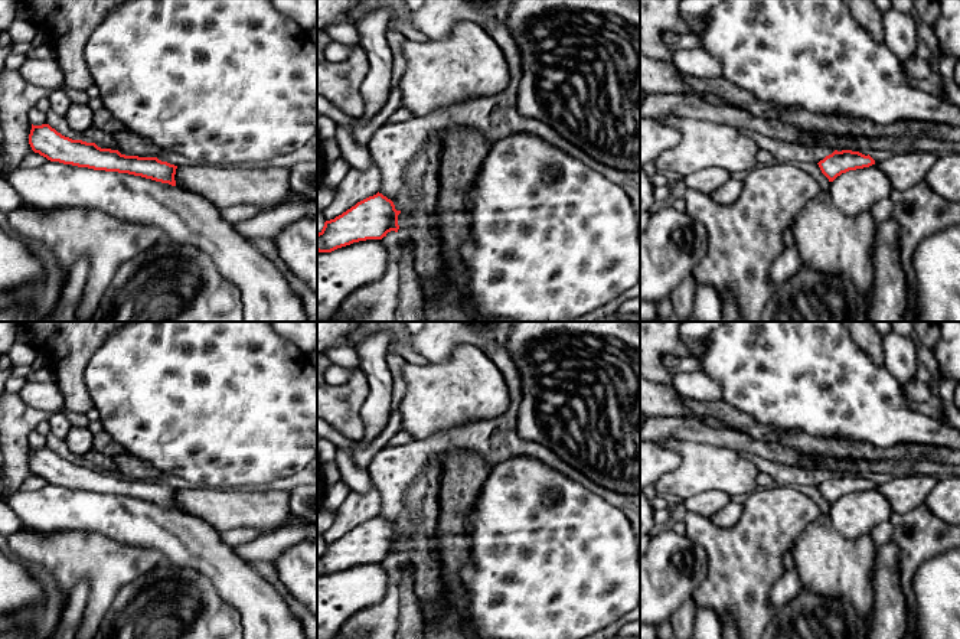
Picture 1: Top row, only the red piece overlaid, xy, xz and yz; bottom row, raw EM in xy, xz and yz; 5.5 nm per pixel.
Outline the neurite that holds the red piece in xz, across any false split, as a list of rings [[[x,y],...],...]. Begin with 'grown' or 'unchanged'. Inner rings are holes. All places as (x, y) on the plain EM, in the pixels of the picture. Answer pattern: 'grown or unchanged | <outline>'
unchanged | [[[378,515],[334,542],[326,544],[317,557],[317,574],[332,576],[353,565],[382,563],[391,554],[398,555],[399,537],[394,525]]]

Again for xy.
unchanged | [[[49,447],[33,449],[29,467],[35,476],[50,485],[88,490],[94,493],[128,496],[176,509],[177,489],[157,480],[125,479],[118,473],[101,472],[95,466],[72,463]]]

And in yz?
unchanged | [[[835,473],[832,477],[820,483],[817,488],[822,496],[829,502],[829,505],[833,505],[842,496],[875,488],[875,483],[869,477],[865,479],[859,475]]]

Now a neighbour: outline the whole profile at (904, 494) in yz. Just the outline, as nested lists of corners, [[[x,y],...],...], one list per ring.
[[[907,475],[894,477],[876,486],[886,498],[894,515],[904,515],[924,505],[928,493],[934,489],[938,479],[927,475]]]

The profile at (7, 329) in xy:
[[[0,322],[0,355],[7,353],[16,342],[17,322]]]

